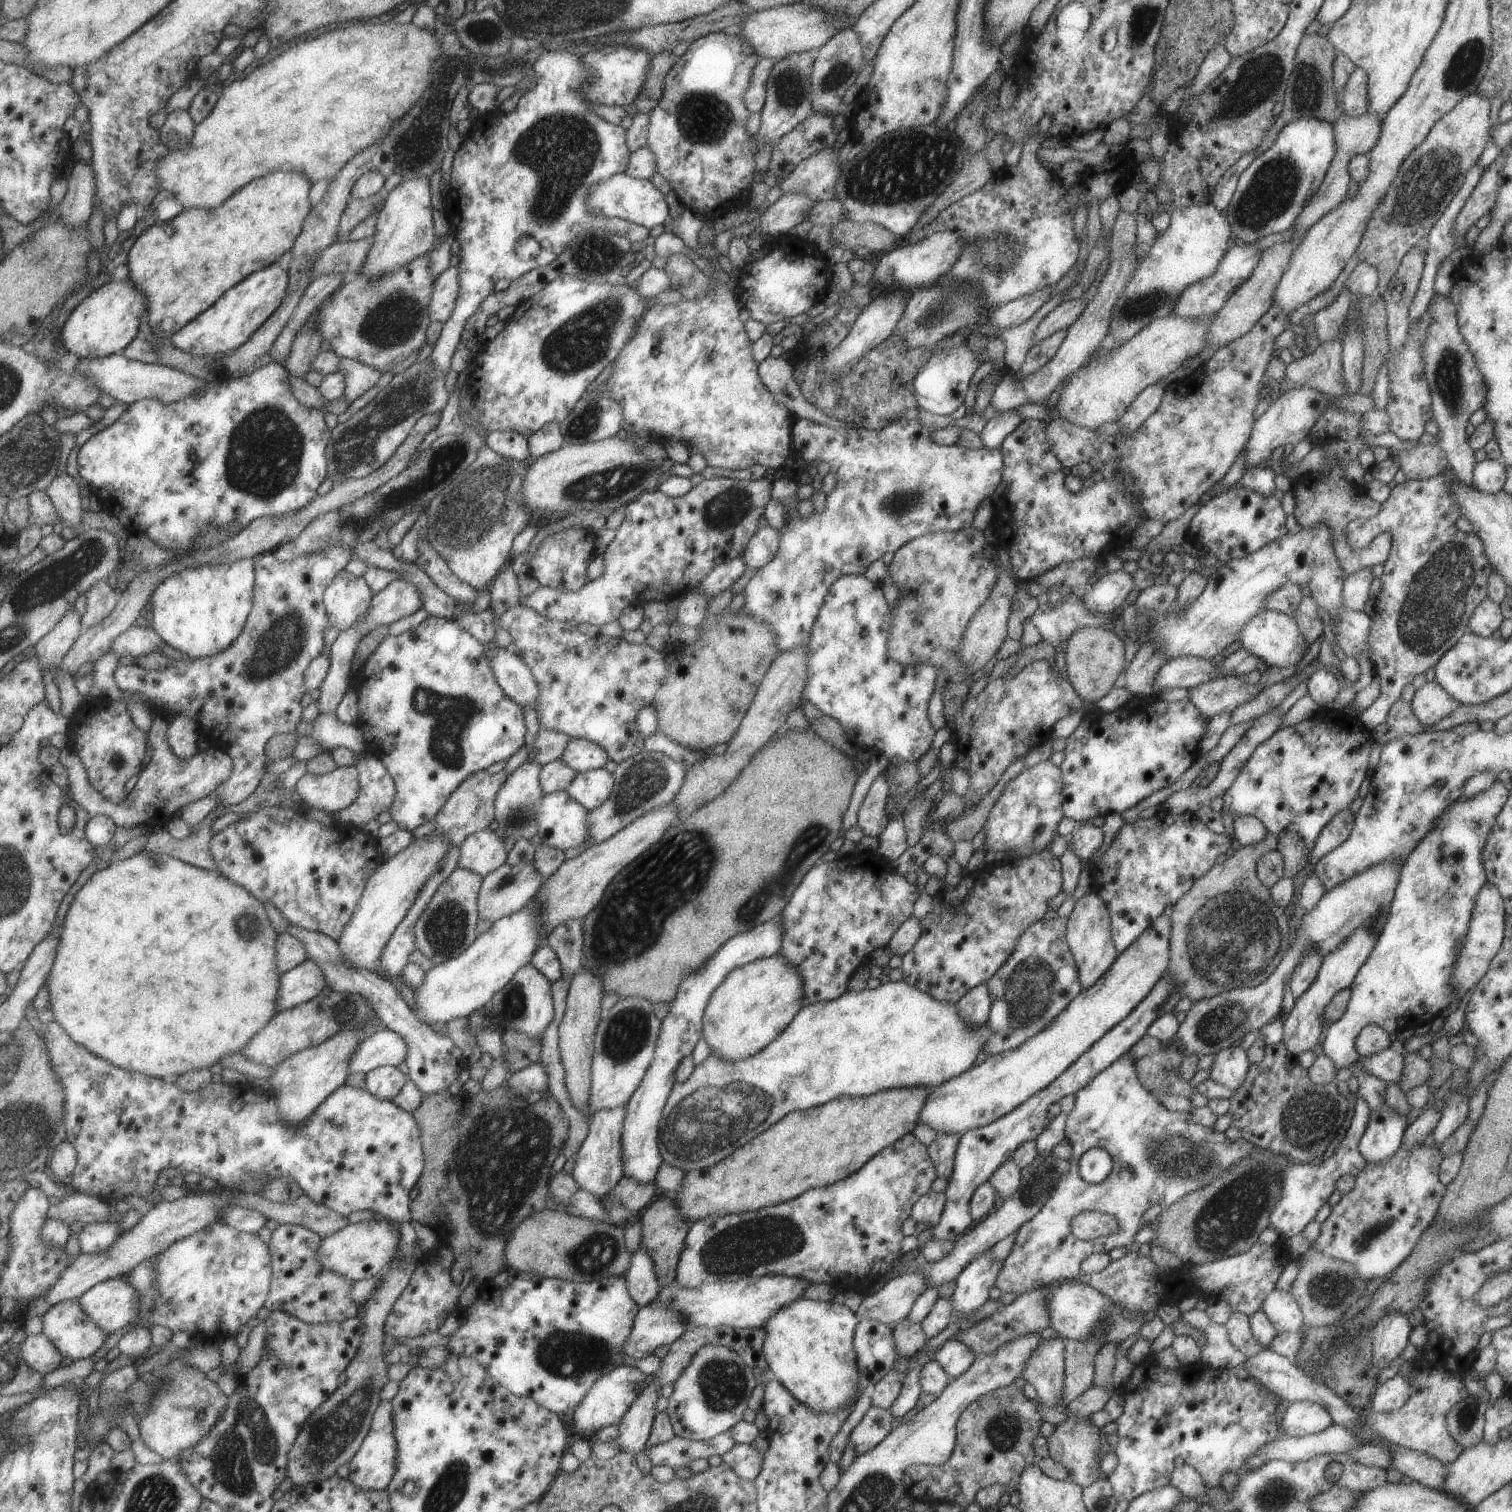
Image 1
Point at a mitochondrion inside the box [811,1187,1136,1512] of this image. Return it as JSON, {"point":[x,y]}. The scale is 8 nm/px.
{"point":[1003,1425]}

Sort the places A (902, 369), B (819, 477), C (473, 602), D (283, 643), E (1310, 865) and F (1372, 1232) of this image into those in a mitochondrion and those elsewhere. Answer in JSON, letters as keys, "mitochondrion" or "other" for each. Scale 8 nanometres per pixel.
{"A":"other","B":"other","C":"other","D":"mitochondrion","E":"other","F":"mitochondrion"}

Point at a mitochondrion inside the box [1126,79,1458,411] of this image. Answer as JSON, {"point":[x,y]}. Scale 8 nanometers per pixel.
{"point":[1268,196]}

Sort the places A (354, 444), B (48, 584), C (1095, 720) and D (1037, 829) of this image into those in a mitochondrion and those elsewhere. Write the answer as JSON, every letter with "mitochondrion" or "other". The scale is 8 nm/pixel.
{"A":"mitochondrion","B":"mitochondrion","C":"other","D":"mitochondrion"}

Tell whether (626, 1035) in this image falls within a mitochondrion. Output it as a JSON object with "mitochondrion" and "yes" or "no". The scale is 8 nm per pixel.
{"mitochondrion":"yes"}

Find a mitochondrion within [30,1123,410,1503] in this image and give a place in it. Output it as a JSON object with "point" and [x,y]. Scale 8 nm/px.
{"point":[250,1442]}

